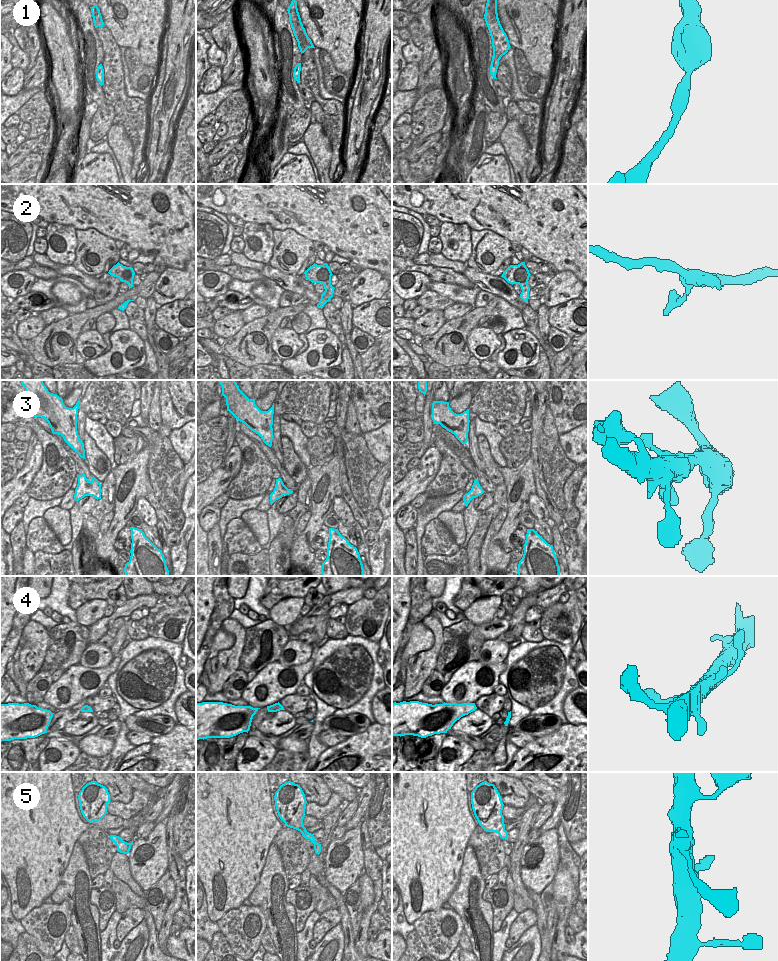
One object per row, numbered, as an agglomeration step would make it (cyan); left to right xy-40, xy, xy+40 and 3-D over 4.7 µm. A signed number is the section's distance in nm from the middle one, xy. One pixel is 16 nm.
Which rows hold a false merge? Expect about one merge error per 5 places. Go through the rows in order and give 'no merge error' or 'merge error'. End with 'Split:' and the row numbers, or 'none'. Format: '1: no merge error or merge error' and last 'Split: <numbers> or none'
1: no merge error
2: no merge error
3: no merge error
4: no merge error
5: no merge error
Split: none

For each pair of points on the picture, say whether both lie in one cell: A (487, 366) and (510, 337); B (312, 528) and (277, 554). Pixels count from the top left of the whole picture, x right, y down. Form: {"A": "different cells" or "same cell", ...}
{"A": "same cell", "B": "different cells"}

